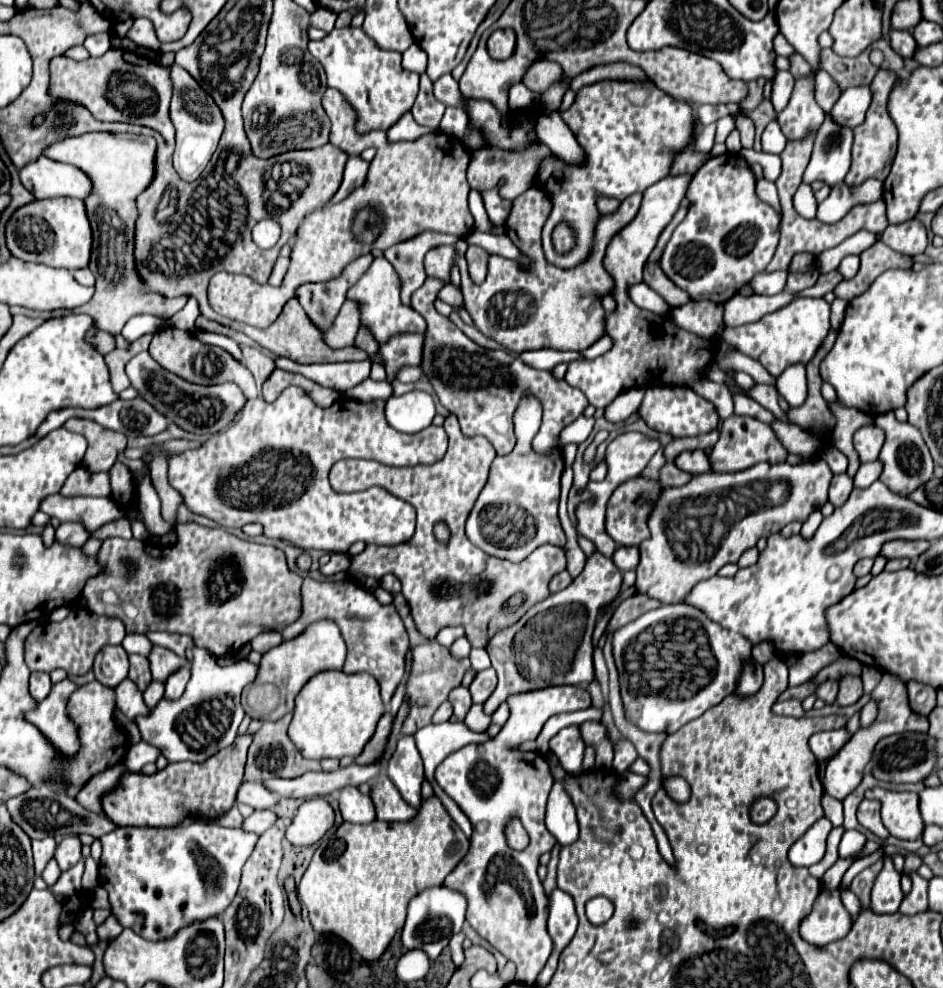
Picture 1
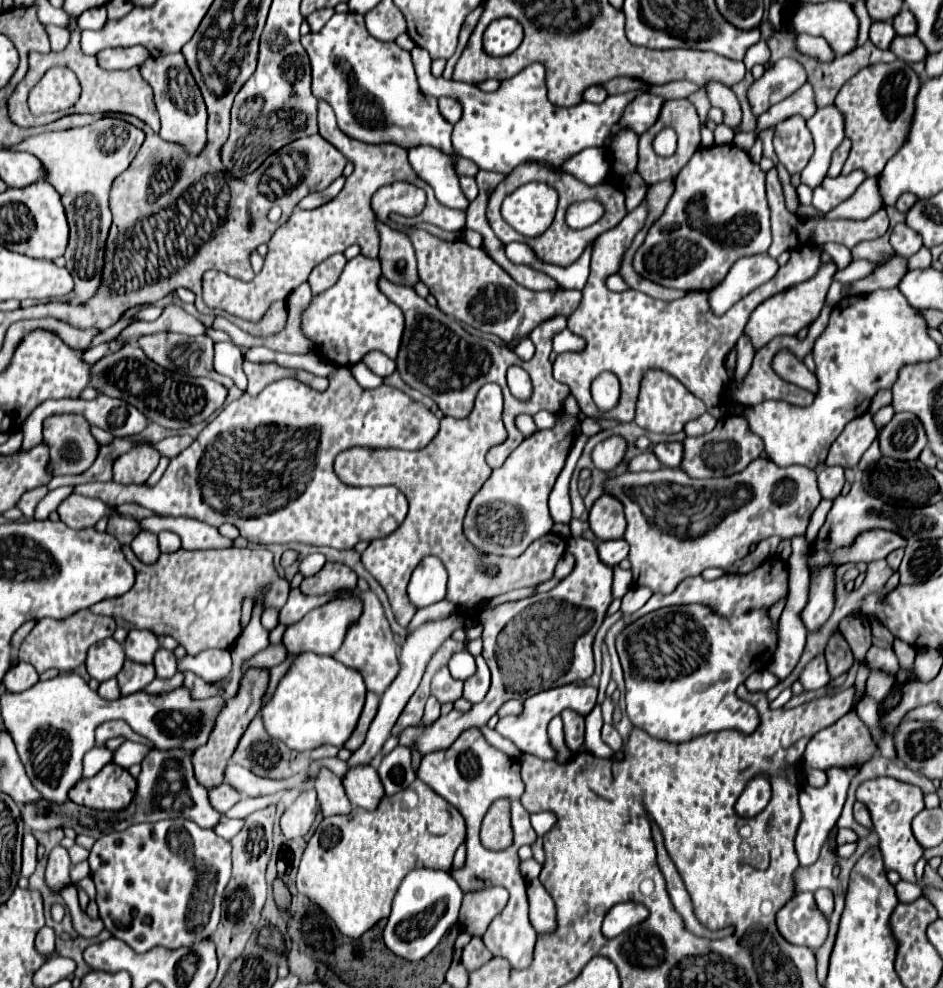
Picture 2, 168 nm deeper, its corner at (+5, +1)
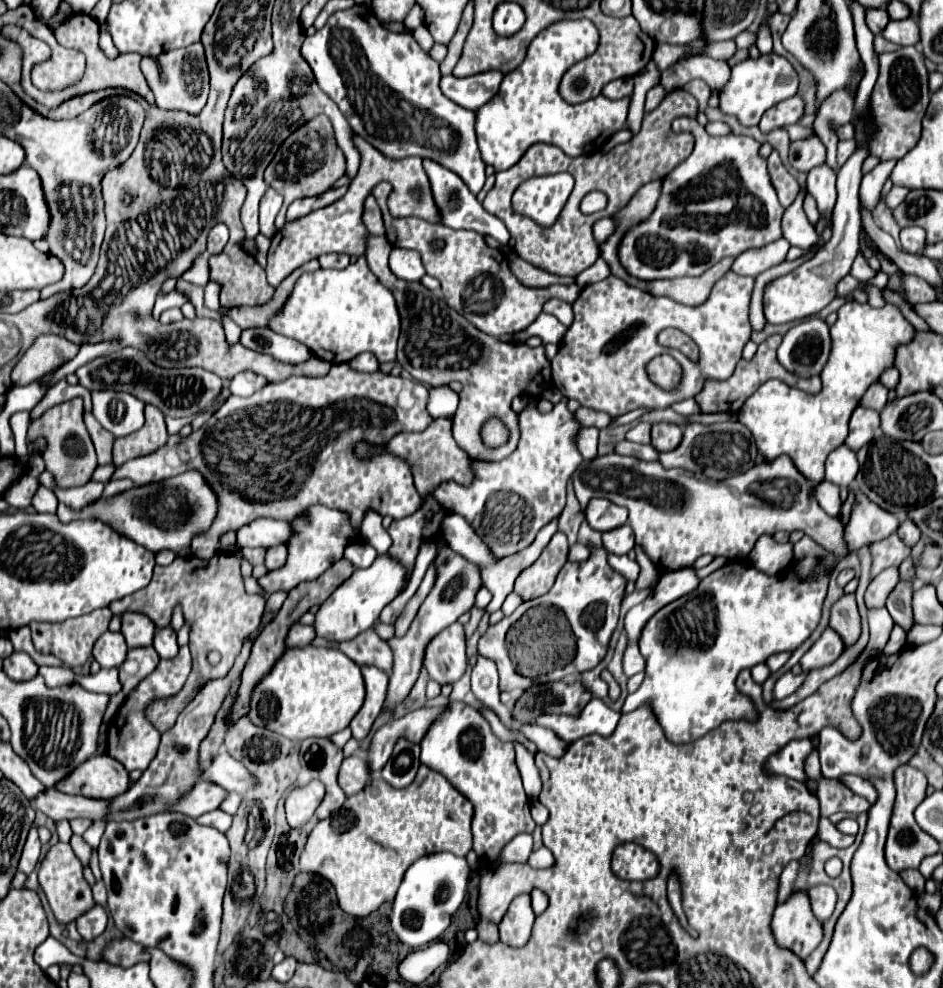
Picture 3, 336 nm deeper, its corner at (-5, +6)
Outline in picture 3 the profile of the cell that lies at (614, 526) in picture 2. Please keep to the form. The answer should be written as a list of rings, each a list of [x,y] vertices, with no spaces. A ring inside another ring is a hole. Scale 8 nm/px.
[[[594,498],[594,502],[588,502],[584,514],[588,524],[598,532],[614,530],[618,526],[624,526],[628,520],[626,508],[616,506],[614,502],[606,502],[602,498]]]

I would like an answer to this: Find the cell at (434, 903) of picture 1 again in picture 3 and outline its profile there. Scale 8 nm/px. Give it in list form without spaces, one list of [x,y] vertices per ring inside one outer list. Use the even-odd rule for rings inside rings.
[[[438,852],[418,858],[404,874],[404,880],[398,888],[396,900],[392,904],[390,924],[394,934],[408,948],[424,948],[438,940],[444,930],[450,926],[452,916],[460,908],[466,890],[468,890],[470,868],[466,858],[454,856],[450,852]]]

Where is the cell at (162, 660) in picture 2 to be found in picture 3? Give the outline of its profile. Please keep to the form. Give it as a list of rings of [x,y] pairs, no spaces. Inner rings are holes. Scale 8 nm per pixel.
[[[168,626],[168,628],[160,628],[156,630],[154,636],[154,648],[160,654],[160,658],[164,660],[172,660],[178,654],[178,644],[176,644],[176,632]]]

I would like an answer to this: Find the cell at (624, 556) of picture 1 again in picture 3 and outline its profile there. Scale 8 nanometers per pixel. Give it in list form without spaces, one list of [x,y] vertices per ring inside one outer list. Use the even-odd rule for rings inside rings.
[[[624,524],[624,526],[616,528],[616,530],[610,530],[606,534],[602,534],[602,542],[604,542],[604,548],[608,552],[618,554],[618,556],[628,554],[634,548],[634,544],[636,544],[634,534],[632,534],[632,530],[630,530],[628,524]]]

